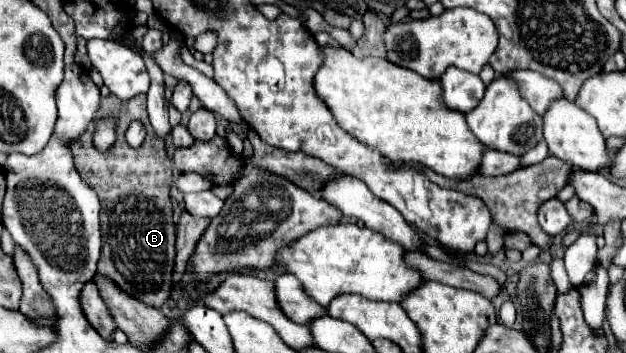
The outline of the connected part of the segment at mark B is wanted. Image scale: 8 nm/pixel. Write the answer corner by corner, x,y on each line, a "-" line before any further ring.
139,95
127,101
121,107
119,119
121,119
119,123
121,133
127,131
131,121
141,121
149,137
145,137
145,141
137,149
129,147
125,137
117,137
117,143
109,151
99,153
91,143
93,131
85,131
79,139
71,141
71,155
73,155
73,163
79,175
87,183
91,183
91,187
97,191
101,199
103,249
101,249
101,261
99,261
97,273
111,279
127,295
159,309
171,295
171,273
173,273
173,263
175,263
175,225
173,225
173,211
171,211
171,197
169,197
169,189
173,181
173,161
169,161
165,153
165,143
155,141
155,137
151,137
153,133
151,133
151,125
147,125
145,95

